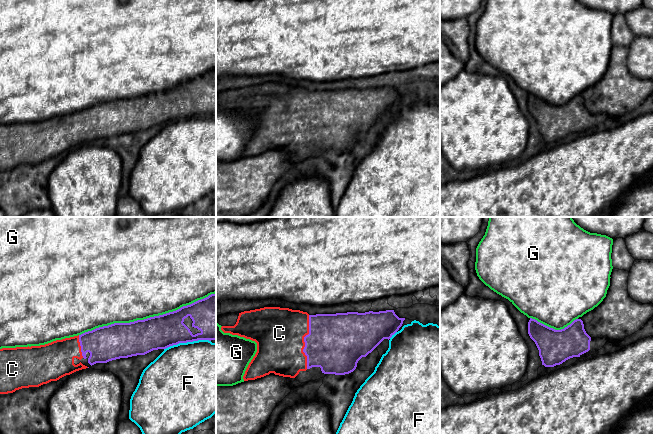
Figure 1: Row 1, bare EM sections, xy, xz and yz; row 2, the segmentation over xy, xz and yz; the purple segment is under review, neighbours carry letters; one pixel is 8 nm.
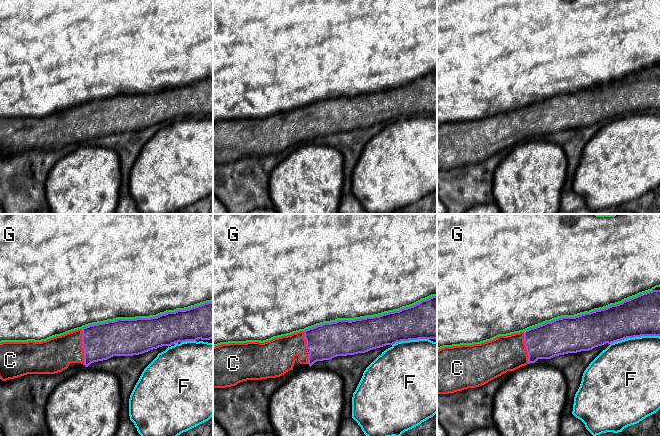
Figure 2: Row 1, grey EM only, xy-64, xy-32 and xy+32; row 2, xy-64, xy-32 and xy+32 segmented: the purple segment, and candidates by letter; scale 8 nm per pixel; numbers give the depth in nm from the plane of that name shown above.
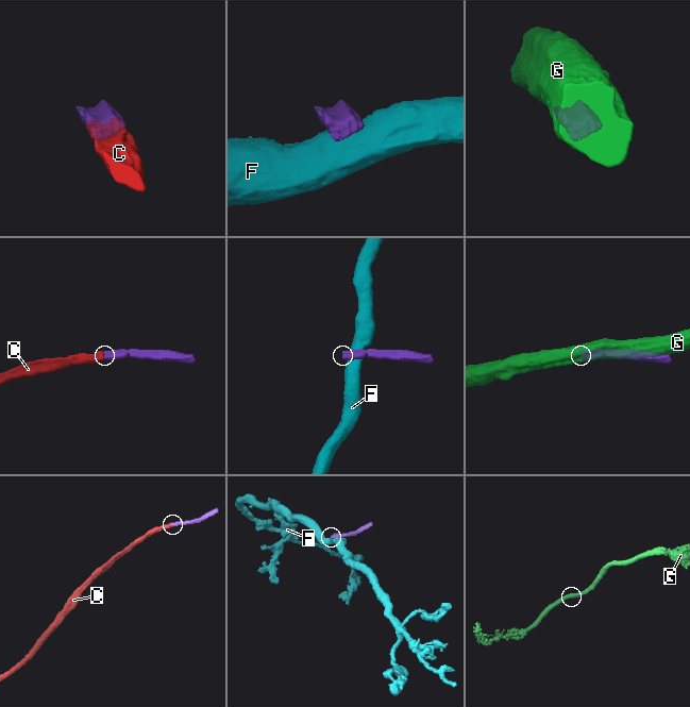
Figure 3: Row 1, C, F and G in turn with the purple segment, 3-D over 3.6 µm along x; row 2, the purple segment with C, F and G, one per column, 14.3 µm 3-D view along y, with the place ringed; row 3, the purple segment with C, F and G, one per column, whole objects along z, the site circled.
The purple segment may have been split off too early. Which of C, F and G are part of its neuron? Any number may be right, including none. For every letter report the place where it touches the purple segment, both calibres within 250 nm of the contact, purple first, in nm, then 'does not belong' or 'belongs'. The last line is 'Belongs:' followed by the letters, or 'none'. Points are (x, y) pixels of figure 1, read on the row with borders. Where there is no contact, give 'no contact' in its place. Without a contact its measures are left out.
C: xz (304, 341) | 460/400 nm | belongs
F: xy (187, 341) | 280/480 nm | does not belong
G: xy (147, 318) | 280/500 nm | does not belong
Belongs: C

